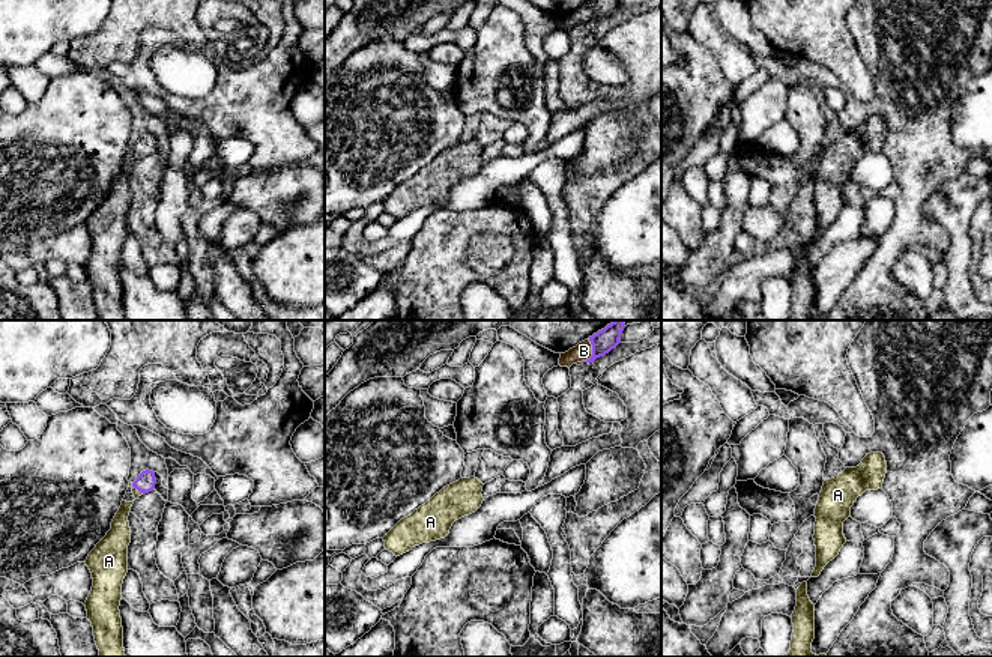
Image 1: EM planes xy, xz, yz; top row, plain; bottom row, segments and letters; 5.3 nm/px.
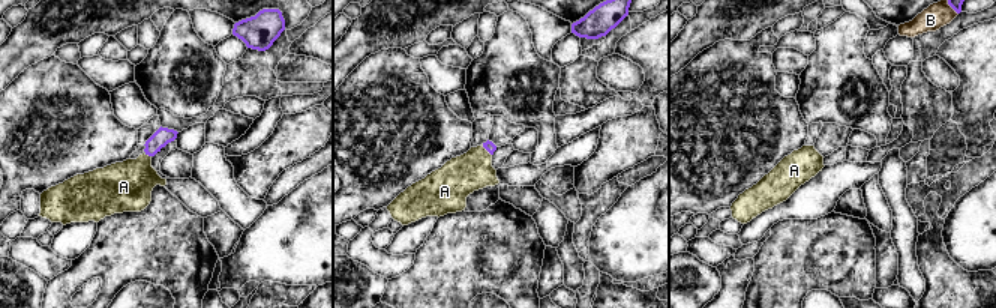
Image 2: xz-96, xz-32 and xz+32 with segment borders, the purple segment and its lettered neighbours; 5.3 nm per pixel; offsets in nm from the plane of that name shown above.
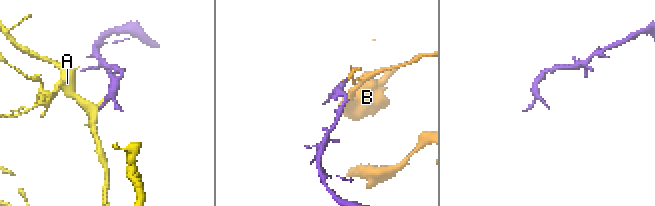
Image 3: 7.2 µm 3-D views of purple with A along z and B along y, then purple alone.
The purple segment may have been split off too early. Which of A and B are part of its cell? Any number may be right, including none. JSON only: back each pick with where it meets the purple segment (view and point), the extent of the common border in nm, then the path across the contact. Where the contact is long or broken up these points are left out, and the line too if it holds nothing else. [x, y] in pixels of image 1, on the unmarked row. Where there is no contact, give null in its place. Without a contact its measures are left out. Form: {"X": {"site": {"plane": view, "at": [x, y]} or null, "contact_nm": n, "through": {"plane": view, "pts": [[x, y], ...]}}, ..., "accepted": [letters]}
{"A": {"site": {"plane": "xy", "at": [136, 151]}, "contact_nm": 90, "through": {"plane": "xy", "pts": [[145, 146], [136, 151], [120, 194]]}}, "accepted": ["A"]}

